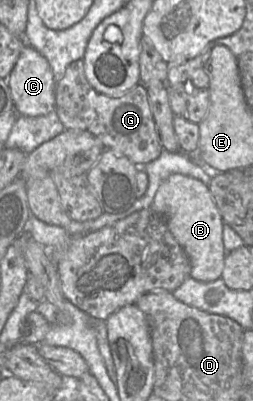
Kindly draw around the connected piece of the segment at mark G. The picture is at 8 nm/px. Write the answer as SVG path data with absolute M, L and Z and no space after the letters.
M83 59L72 62L57 83L55 110L65 129L90 132L102 141L105 149L127 157L137 168L143 168L162 153L145 85L139 83L118 96L101 94L88 82Z

